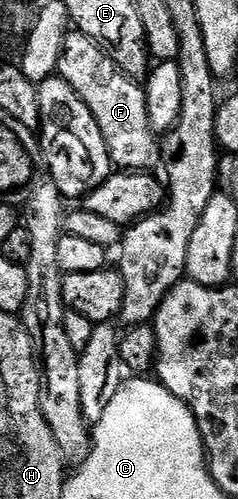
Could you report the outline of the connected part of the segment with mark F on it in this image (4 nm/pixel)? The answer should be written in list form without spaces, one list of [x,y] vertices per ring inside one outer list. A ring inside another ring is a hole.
[[[78,31],[68,32],[57,73],[85,99],[85,107],[93,111],[93,119],[97,119],[97,127],[101,127],[105,147],[109,147],[111,164],[116,170],[151,171],[159,165],[161,141],[149,123],[144,86],[136,78],[126,77],[93,38]]]

